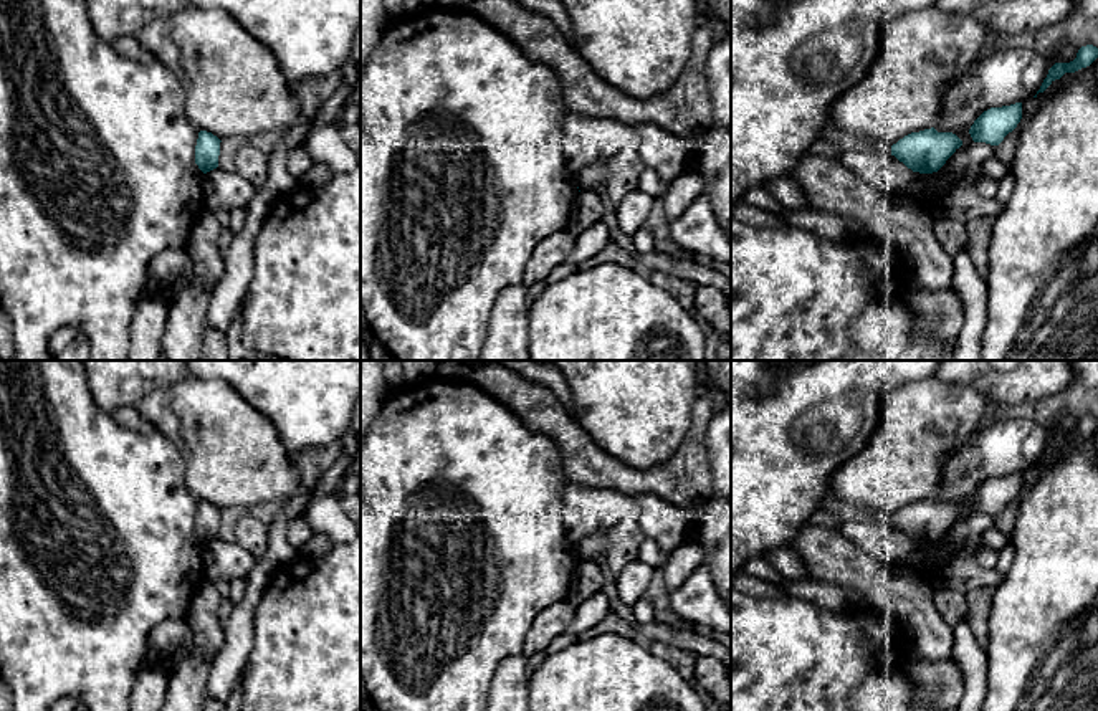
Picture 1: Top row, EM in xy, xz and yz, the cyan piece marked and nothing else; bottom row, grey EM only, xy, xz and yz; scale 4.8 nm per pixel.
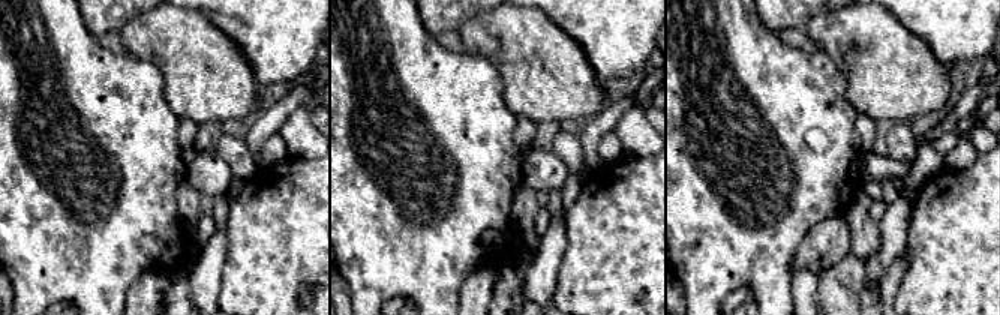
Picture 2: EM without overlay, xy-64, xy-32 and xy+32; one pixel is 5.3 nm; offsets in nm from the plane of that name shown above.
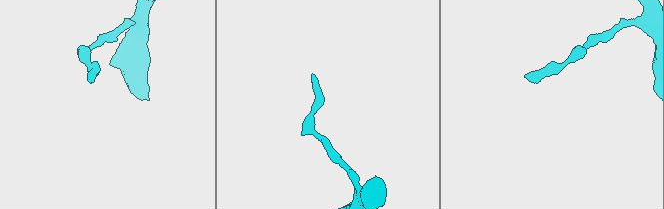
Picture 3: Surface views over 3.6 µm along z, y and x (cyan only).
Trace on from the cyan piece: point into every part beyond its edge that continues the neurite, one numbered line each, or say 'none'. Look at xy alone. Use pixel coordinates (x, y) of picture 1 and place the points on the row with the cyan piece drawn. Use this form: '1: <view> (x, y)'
none

